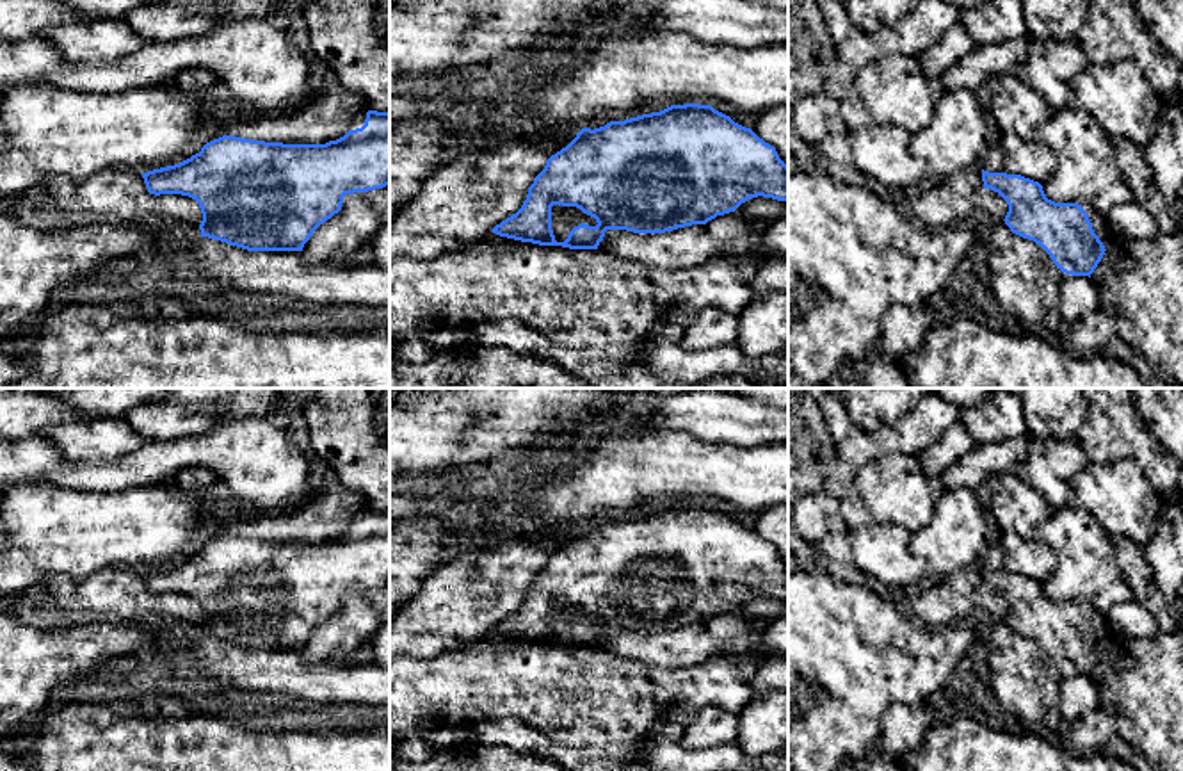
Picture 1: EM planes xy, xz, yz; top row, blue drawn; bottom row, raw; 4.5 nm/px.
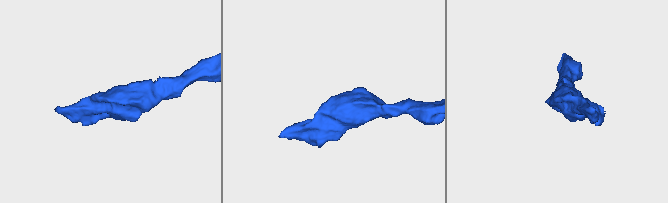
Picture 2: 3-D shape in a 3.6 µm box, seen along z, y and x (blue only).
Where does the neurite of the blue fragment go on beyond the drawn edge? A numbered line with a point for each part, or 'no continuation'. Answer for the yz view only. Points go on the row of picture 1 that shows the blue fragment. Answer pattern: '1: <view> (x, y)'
1: yz (1100, 225)

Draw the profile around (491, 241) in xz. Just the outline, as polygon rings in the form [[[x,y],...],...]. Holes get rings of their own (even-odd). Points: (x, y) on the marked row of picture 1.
[[[489,231],[475,244],[461,244],[457,253],[466,253],[470,249],[482,249],[482,248],[491,249],[491,251],[503,251],[503,249],[525,248],[525,246],[532,246],[532,242],[521,242],[521,240],[500,237]]]

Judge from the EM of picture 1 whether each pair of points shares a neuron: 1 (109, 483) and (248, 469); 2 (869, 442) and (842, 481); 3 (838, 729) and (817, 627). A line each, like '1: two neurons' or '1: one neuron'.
1: one neuron
2: one neuron
3: one neuron

